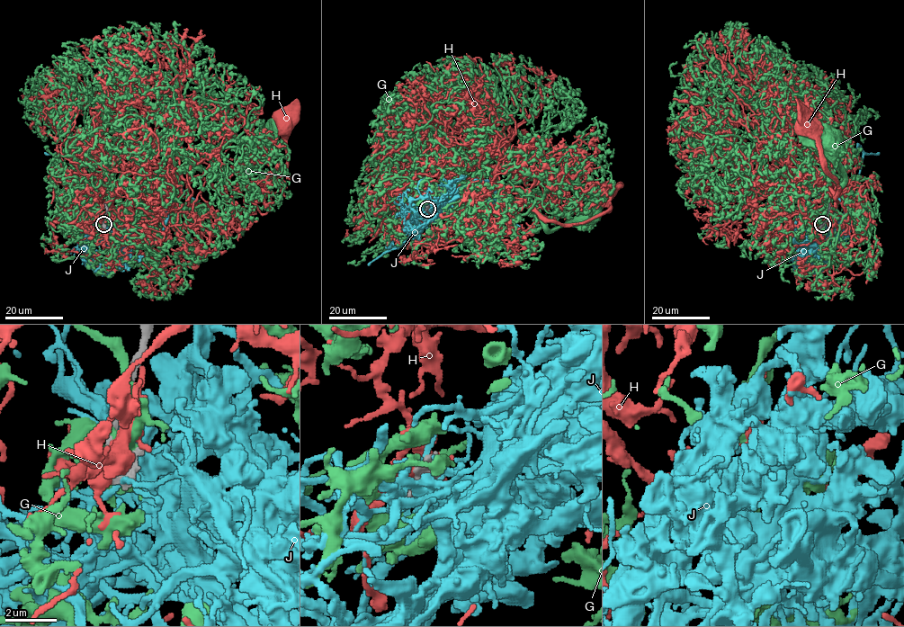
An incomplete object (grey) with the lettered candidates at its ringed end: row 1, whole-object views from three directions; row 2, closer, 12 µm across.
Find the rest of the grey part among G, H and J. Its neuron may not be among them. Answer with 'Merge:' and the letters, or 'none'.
Merge: G

